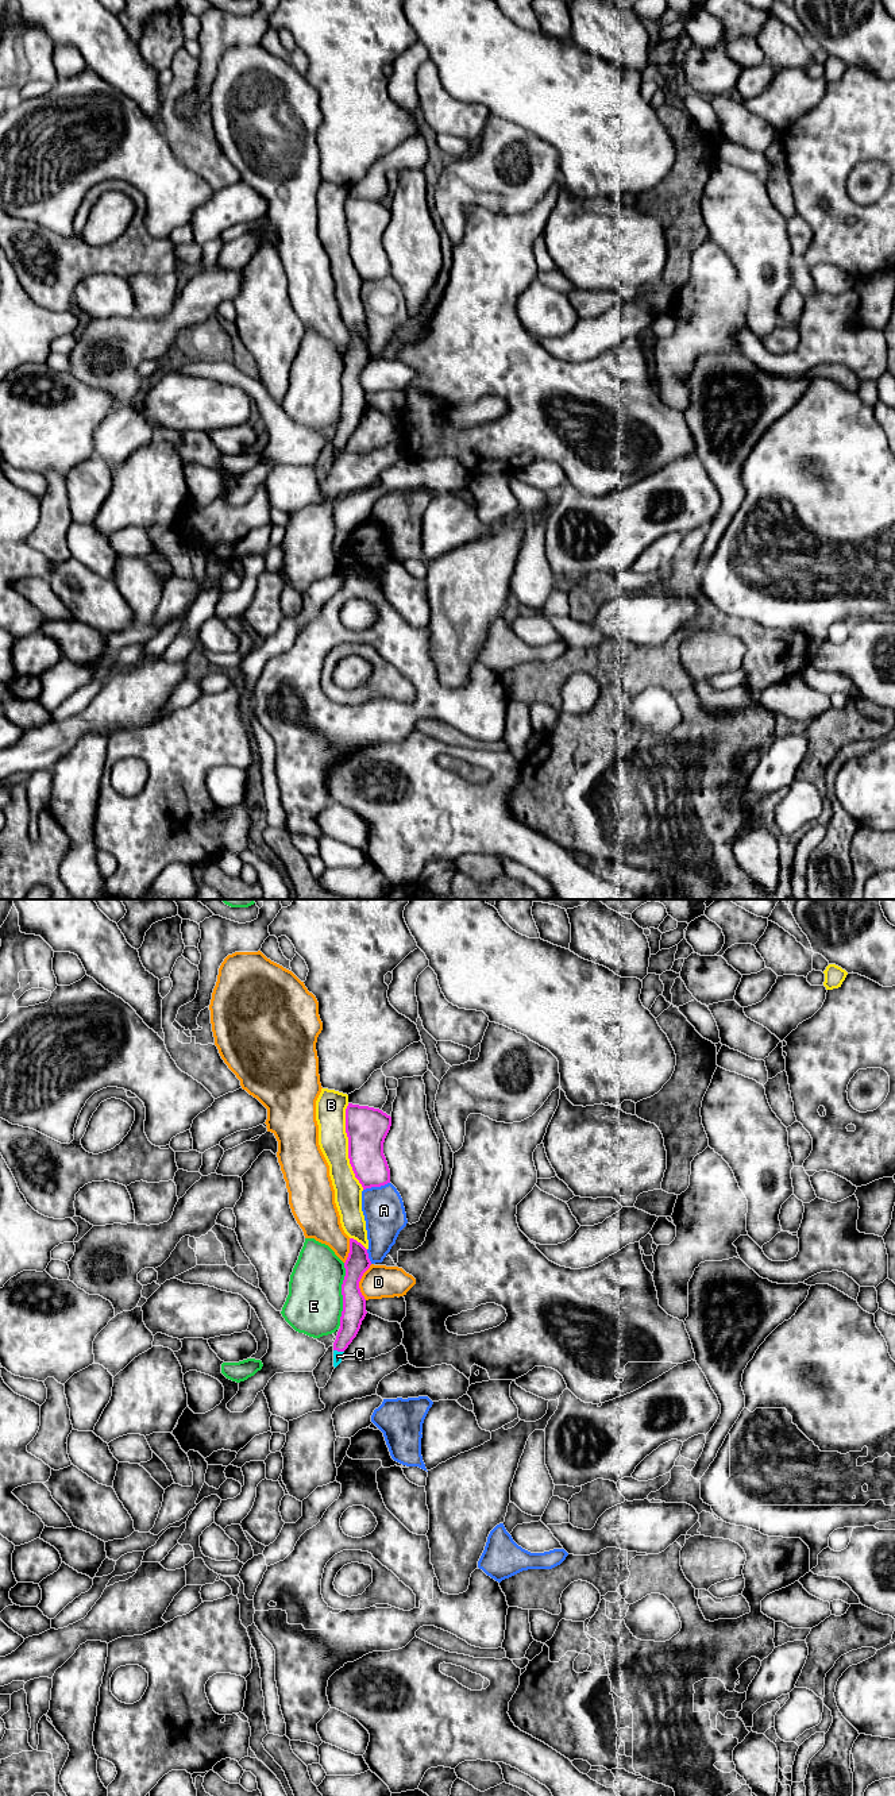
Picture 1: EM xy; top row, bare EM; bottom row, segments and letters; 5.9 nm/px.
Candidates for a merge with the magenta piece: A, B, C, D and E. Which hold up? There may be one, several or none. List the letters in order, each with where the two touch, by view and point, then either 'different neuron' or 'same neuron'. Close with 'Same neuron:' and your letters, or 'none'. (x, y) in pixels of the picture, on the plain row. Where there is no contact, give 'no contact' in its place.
A: meets magenta in xy at (375, 278); different neuron
B: meets magenta in xy at (348, 239); different neuron
C: meets magenta in xy at (339, 443); same neuron
D: meets magenta in xy at (359, 373); different neuron
E: meets magenta in xy at (342, 386); different neuron
Same neuron: C

